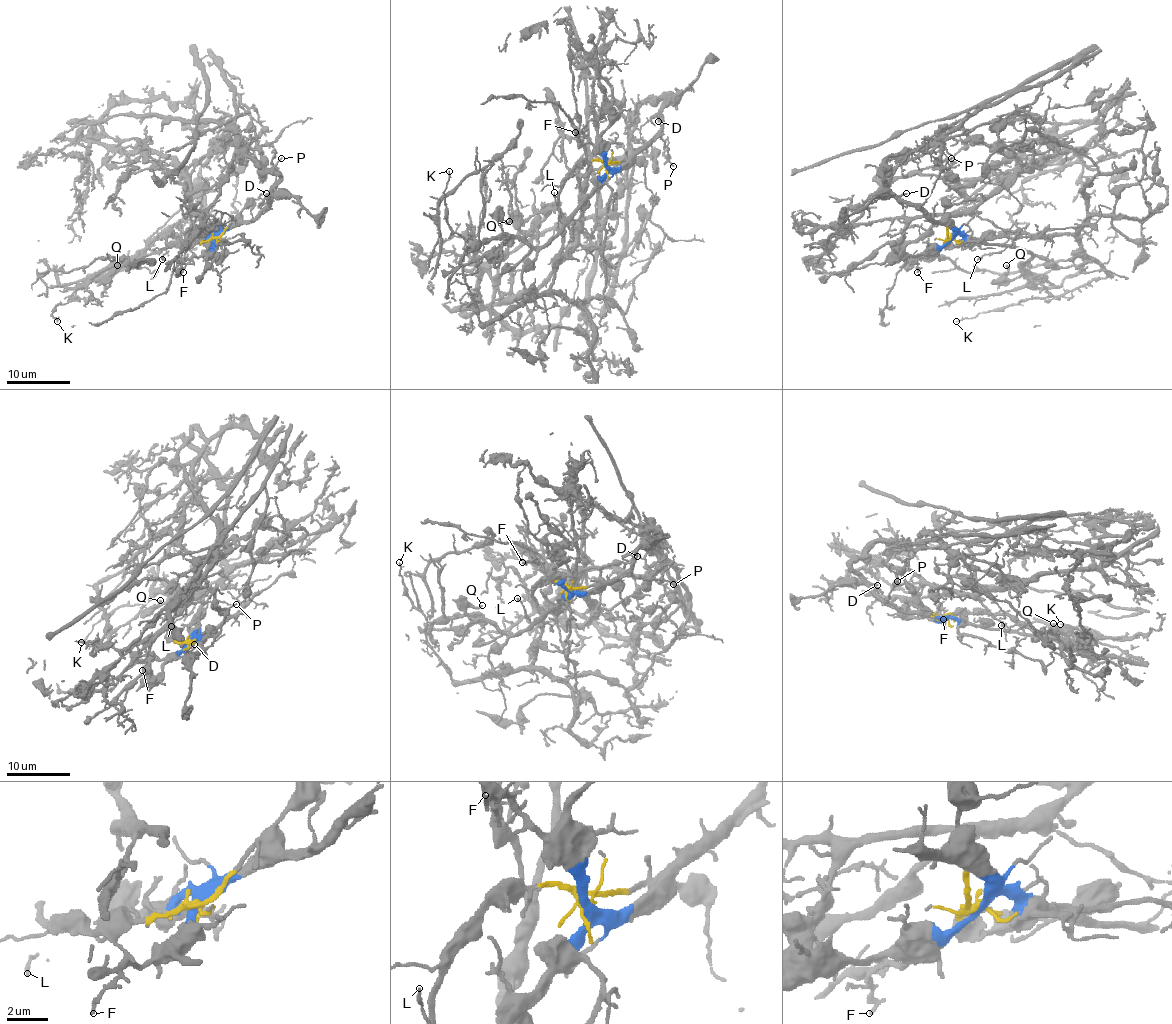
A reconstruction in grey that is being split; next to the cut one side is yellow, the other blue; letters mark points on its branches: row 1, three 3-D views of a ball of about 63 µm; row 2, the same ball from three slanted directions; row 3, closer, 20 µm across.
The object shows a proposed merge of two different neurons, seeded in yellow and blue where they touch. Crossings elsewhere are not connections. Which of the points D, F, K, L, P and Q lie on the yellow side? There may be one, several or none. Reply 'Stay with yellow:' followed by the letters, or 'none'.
Stay with yellow: K

